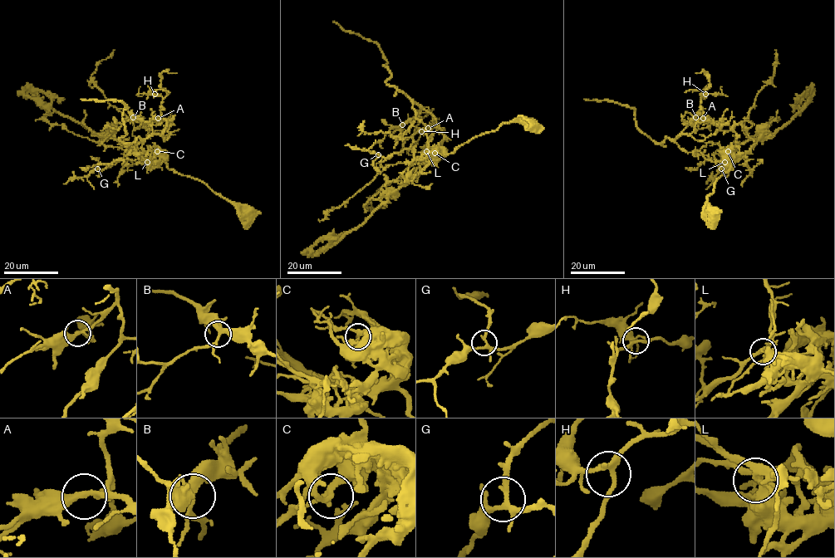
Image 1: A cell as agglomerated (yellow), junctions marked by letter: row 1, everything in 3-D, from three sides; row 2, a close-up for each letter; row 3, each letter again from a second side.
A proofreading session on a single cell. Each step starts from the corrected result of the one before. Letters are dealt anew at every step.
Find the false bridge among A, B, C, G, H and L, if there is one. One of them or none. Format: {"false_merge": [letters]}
{"false_merge": ["L"]}

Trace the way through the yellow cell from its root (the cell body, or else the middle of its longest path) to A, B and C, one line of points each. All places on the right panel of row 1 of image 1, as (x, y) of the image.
A: (714, 212), (706, 198), (731, 162), (708, 160), (696, 150), (686, 153), (675, 142), (690, 134), (703, 118)
B: (714, 212), (706, 198), (731, 162), (726, 165), (708, 160), (696, 150), (686, 153), (675, 142), (695, 117)
C: (714, 212), (706, 198), (713, 192), (718, 178), (731, 167), (728, 151)

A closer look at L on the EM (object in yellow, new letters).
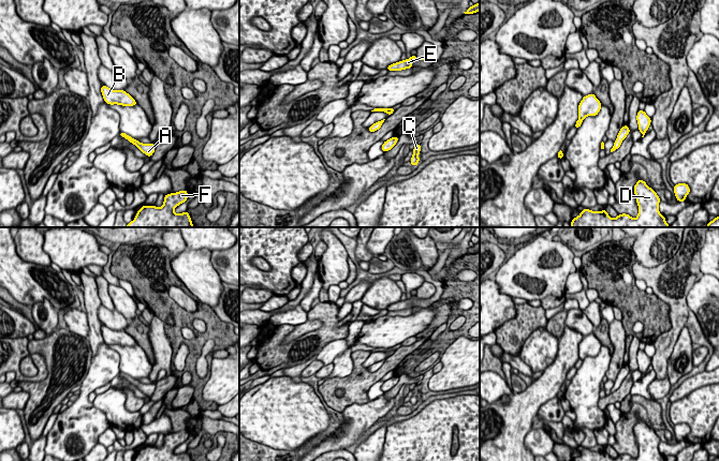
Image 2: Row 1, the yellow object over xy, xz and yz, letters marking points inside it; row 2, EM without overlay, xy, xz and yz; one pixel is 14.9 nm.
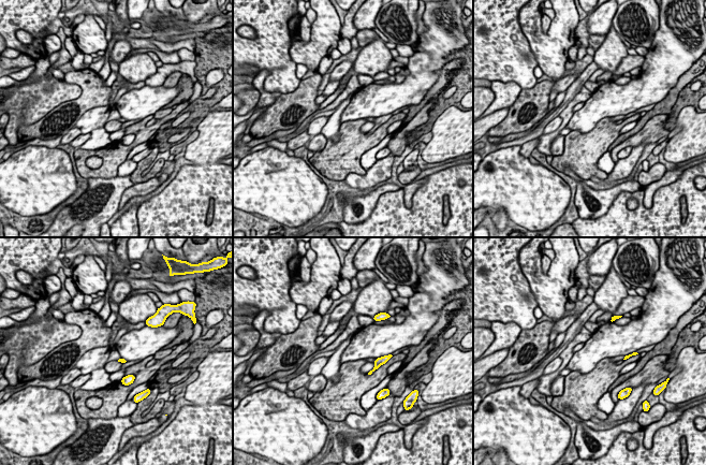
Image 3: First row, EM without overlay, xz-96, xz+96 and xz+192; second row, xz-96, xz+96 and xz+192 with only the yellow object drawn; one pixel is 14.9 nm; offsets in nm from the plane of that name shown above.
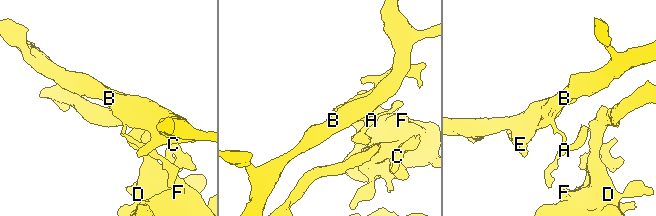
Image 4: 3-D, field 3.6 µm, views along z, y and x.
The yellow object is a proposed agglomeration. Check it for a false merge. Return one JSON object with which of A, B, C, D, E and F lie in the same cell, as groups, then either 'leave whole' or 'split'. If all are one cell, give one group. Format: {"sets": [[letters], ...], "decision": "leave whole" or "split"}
{"sets": [["A", "C", "D", "F"], ["B", "E"]], "decision": "split"}

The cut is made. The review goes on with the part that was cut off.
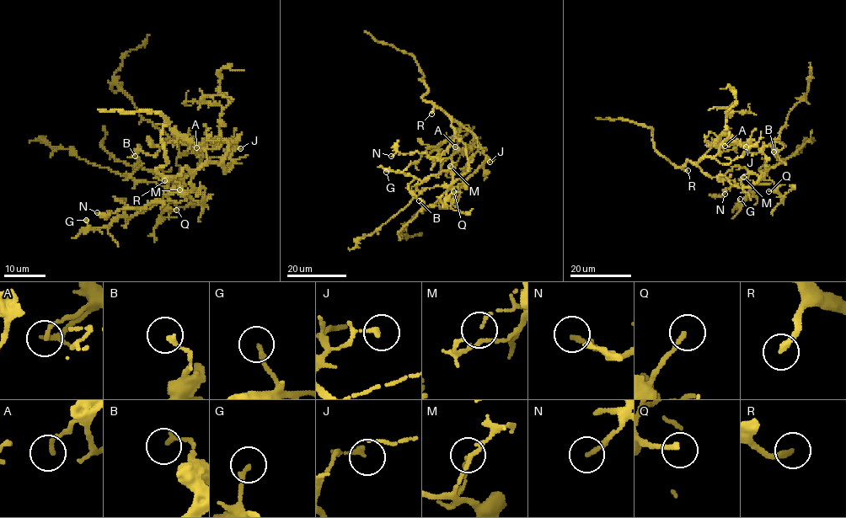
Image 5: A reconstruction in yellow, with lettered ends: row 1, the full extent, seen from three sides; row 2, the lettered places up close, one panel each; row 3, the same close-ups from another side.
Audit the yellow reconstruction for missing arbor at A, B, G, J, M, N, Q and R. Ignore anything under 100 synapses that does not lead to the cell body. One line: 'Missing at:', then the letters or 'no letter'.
Missing at: R

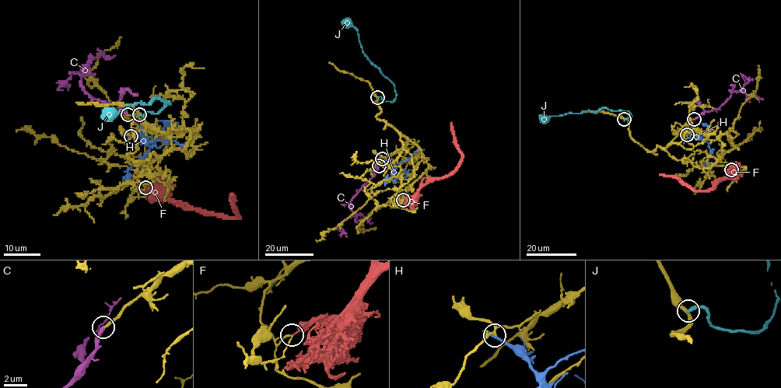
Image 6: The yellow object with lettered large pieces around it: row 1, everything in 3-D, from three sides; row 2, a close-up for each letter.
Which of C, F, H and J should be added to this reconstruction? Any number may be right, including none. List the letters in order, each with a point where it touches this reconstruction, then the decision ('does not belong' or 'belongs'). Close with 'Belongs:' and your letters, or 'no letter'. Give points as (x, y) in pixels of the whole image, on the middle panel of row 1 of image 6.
C: meets yellow at (379, 166); belongs
F: meets yellow at (403, 200); does not belong
H: meets yellow at (382, 159); does not belong
J: meets yellow at (377, 97); does not belong
Belongs: C

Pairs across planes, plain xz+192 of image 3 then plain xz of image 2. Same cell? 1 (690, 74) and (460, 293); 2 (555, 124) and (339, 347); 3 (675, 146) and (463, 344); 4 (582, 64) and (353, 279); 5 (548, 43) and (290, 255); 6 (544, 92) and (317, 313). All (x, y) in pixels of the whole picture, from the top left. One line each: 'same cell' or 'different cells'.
1: different cells
2: same cell
3: same cell
4: same cell
5: different cells
6: same cell

